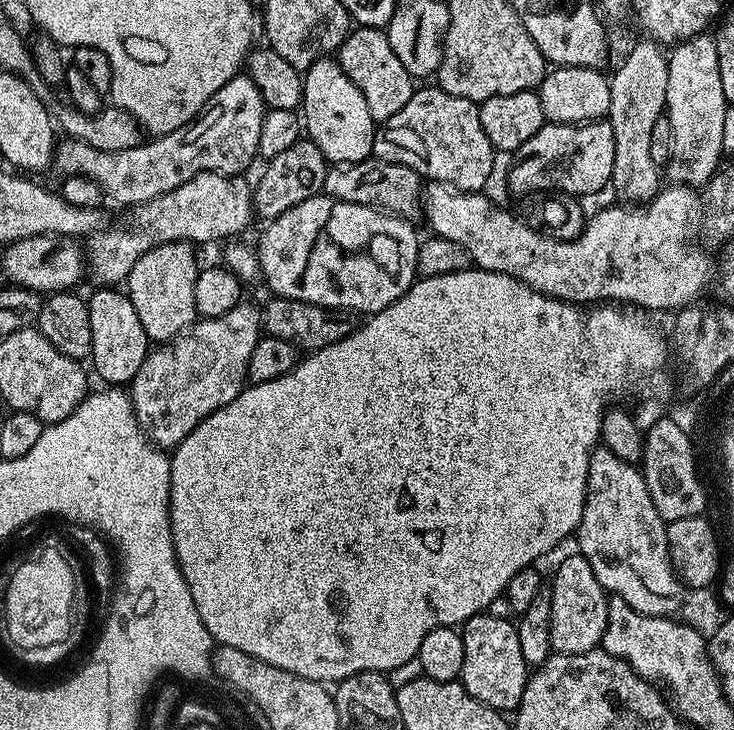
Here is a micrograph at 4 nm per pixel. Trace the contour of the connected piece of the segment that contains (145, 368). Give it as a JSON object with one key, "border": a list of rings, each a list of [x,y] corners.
{"border":[[[241,302],[234,310],[226,310],[226,314],[218,314],[218,318],[205,316],[186,332],[181,332],[175,340],[169,340],[153,347],[148,357],[142,362],[138,374],[130,382],[130,395],[136,421],[145,436],[155,447],[165,450],[175,449],[182,443],[186,434],[194,430],[201,420],[205,420],[214,410],[224,408],[246,387],[250,354],[254,354],[254,346],[262,335],[262,312],[259,307]]]}

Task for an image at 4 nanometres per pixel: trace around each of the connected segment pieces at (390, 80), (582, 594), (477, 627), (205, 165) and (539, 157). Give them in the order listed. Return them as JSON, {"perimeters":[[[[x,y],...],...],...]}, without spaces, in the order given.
{"perimeters":[[[[353,27],[338,49],[338,59],[346,78],[362,90],[362,98],[366,98],[366,107],[370,110],[370,118],[383,122],[394,118],[406,102],[410,102],[414,91],[414,77],[408,73],[406,66],[398,62],[398,54],[390,47],[388,33],[382,28]]],[[[579,554],[568,556],[550,577],[553,590],[553,606],[550,607],[550,642],[552,652],[582,654],[600,647],[600,639],[606,630],[606,610],[609,593],[594,578],[590,562]]],[[[487,614],[471,616],[462,625],[464,637],[464,649],[466,654],[462,657],[462,670],[460,671],[459,683],[478,702],[482,702],[491,708],[497,708],[499,712],[511,713],[522,702],[522,690],[526,690],[526,682],[530,675],[530,666],[522,656],[521,643],[518,642],[518,628],[511,619],[494,617]]],[[[238,74],[230,82],[226,82],[226,86],[218,90],[218,94],[208,99],[207,107],[195,120],[183,124],[178,130],[165,136],[145,139],[130,150],[94,150],[94,146],[86,146],[86,142],[61,139],[54,152],[54,168],[57,168],[64,178],[84,176],[88,180],[93,180],[105,197],[116,204],[128,204],[127,206],[145,204],[158,198],[158,194],[170,194],[170,190],[178,190],[182,182],[190,182],[190,178],[203,172],[220,172],[224,176],[247,173],[252,159],[257,159],[260,150],[258,137],[262,134],[265,111],[266,105],[258,86],[254,86],[254,82],[247,74]]],[[[607,119],[589,120],[582,125],[545,122],[511,157],[508,184],[516,192],[548,194],[555,190],[577,198],[609,187],[614,170],[614,130]]]]}

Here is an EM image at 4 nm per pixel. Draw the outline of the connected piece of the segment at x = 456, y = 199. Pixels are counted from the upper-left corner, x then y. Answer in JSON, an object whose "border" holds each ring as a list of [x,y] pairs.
{"border":[[[439,182],[425,183],[422,188],[422,216],[428,219],[432,227],[429,229],[435,235],[461,244],[466,254],[470,254],[475,267],[518,278],[543,296],[553,296],[556,300],[581,306],[592,306],[597,302],[623,302],[640,310],[679,310],[695,305],[699,301],[696,299],[707,290],[708,283],[711,280],[713,283],[713,257],[711,260],[707,250],[696,241],[696,235],[702,232],[702,200],[691,188],[664,186],[653,200],[643,206],[604,208],[593,216],[591,213],[576,240],[555,240],[544,232],[535,232],[519,215],[516,217],[514,213],[499,208],[490,197],[484,195],[488,194],[462,192]]]}

